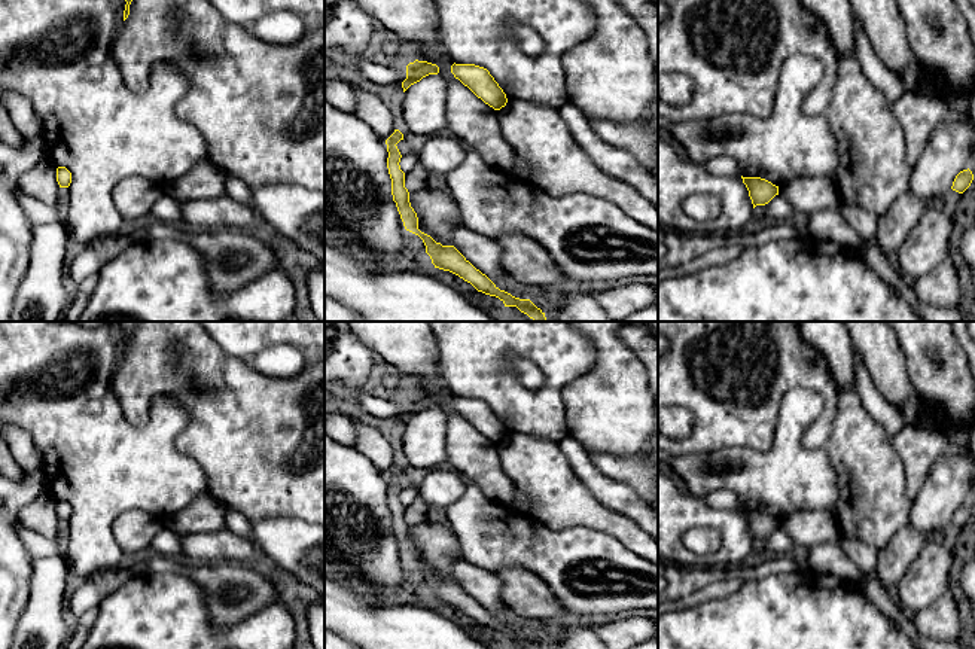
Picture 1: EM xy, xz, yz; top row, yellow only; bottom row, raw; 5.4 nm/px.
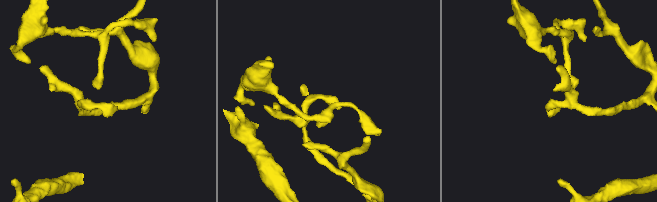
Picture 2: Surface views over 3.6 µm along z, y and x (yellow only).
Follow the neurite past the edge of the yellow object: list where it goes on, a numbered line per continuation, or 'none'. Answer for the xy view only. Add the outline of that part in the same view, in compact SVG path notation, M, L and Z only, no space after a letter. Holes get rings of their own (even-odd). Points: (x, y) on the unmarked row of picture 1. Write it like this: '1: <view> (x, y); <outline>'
none

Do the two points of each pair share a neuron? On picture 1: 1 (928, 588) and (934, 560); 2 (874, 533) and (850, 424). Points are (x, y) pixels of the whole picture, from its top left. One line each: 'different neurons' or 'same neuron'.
1: same neuron
2: same neuron

